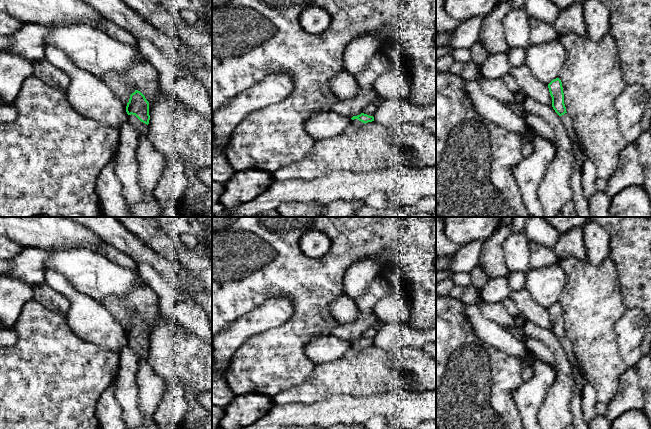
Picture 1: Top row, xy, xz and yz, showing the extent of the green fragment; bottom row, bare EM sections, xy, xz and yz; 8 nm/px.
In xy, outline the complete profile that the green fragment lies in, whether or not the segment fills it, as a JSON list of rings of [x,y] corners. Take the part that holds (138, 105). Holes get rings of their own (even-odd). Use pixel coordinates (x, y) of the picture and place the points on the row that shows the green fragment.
[[[135,90],[135,92],[130,95],[126,112],[130,123],[137,130],[138,139],[140,136],[147,134],[150,120],[149,102],[140,91]]]

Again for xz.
[[[361,113],[360,115],[357,115],[357,116],[353,116],[351,119],[352,119],[352,123],[356,126],[362,126],[365,123],[374,121],[373,116],[369,116],[364,113]]]

